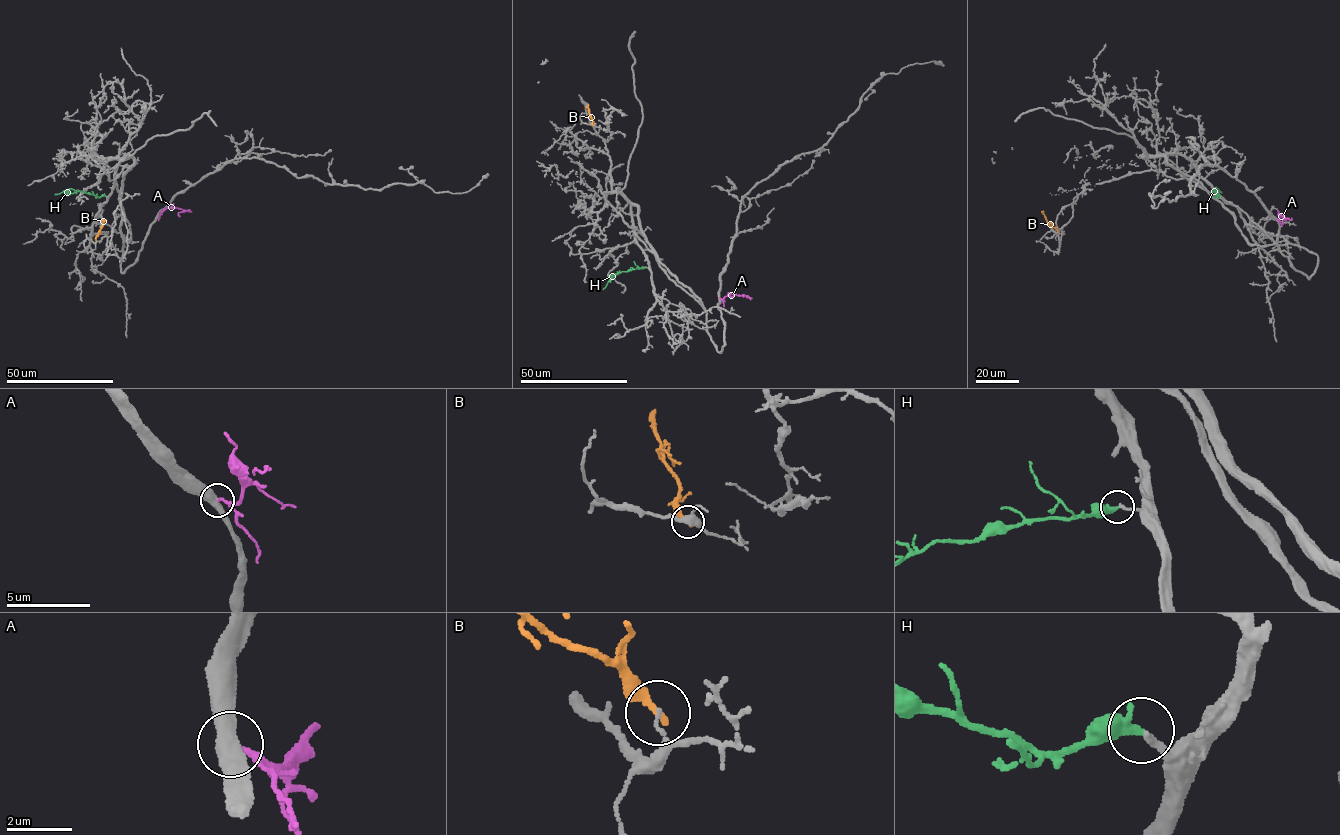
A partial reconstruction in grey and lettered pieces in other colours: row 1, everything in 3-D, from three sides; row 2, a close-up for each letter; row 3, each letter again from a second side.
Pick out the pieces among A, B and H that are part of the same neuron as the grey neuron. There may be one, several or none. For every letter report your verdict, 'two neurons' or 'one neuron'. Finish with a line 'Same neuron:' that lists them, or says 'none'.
A: two neurons
B: two neurons
H: one neuron
Same neuron: H

